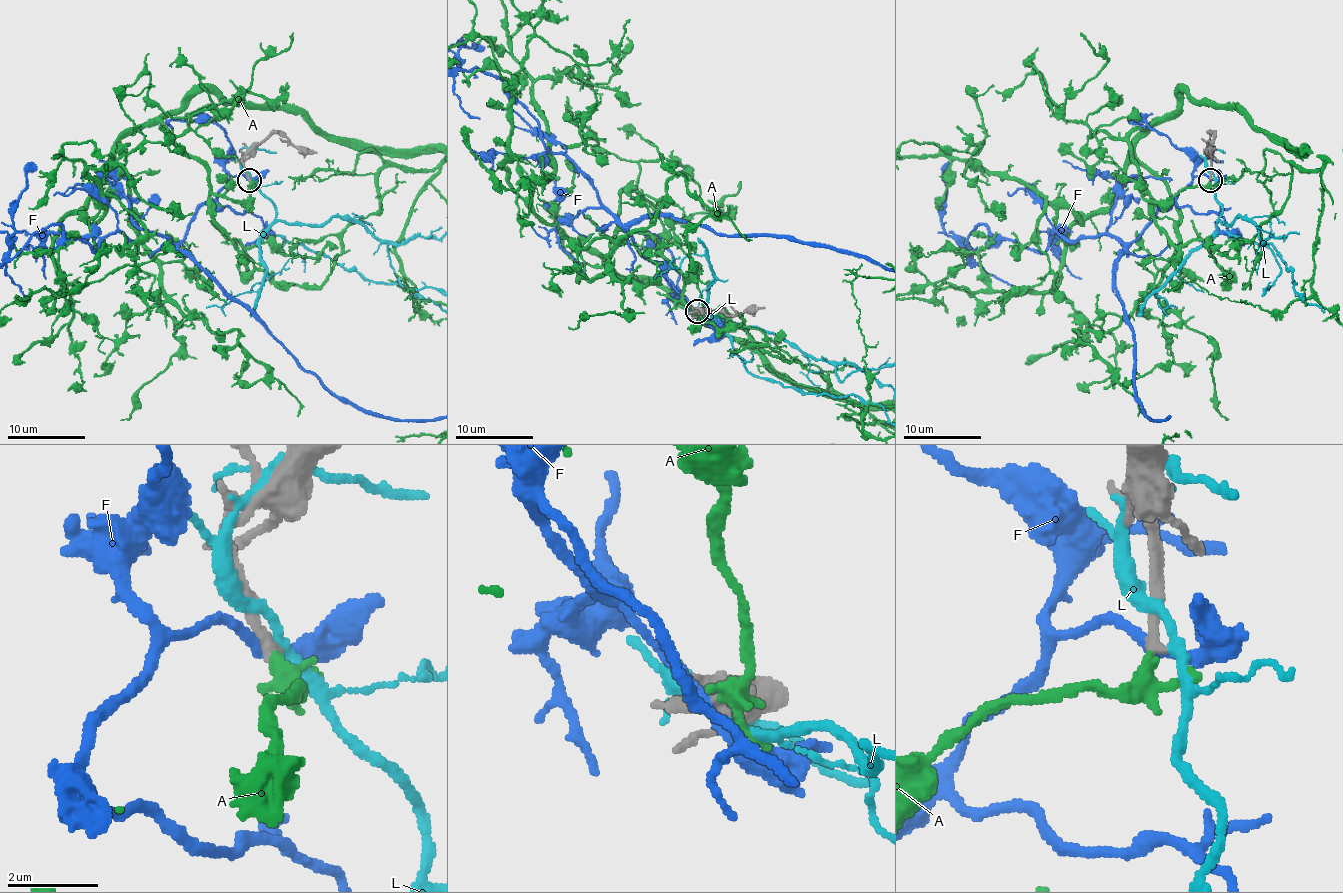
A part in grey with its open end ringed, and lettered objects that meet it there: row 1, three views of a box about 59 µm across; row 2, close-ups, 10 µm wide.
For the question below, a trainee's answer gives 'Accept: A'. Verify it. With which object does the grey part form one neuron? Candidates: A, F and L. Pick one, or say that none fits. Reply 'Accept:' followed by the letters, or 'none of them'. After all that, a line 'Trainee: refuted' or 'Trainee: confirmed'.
Accept: A
Trainee: confirmed

